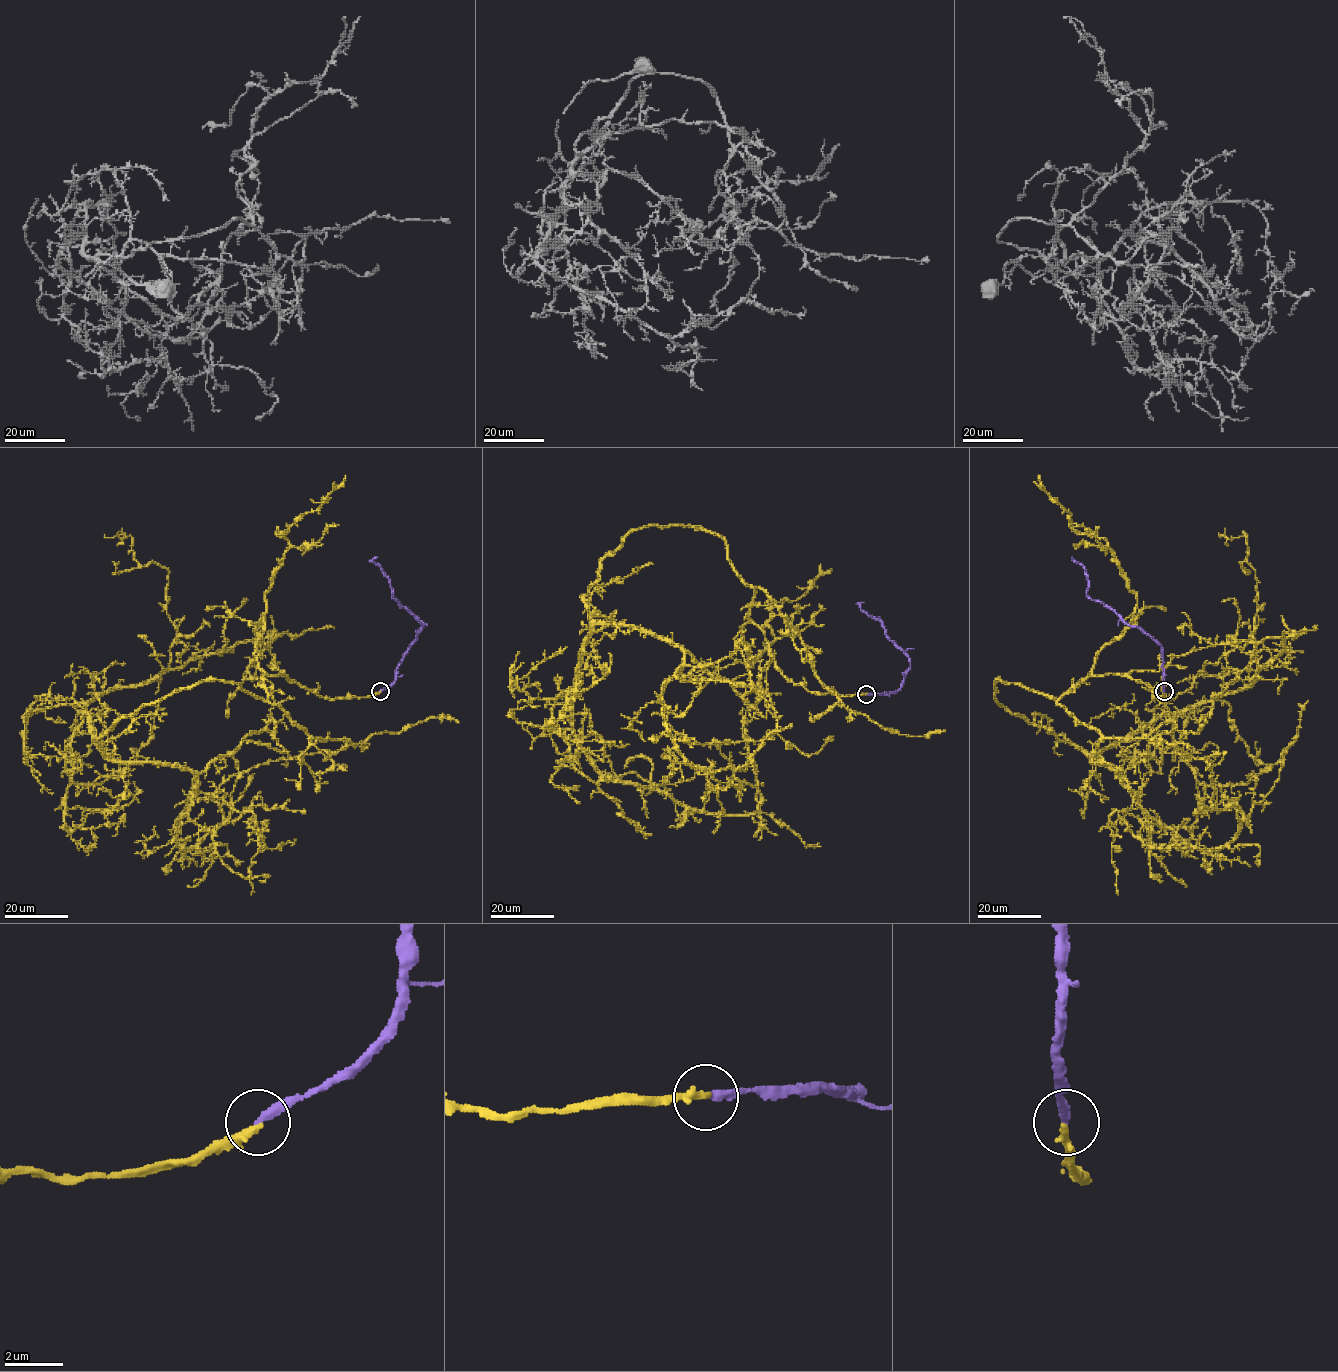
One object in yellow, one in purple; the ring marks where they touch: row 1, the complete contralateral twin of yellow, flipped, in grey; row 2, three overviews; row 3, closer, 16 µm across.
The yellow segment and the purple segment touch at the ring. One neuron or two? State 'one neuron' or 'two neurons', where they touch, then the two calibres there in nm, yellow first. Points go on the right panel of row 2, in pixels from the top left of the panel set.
two neurons; place (1164, 691); calibres 280 and 280 nm

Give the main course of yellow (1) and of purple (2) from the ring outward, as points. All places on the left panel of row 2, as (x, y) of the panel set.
1: (380, 691), (198, 682), (121, 717), (104, 756), (86, 705), (274, 638), (227, 717)
2: (380, 691), (393, 682), (395, 670), (423, 626), (392, 596), (389, 579), (373, 560), (377, 557)

